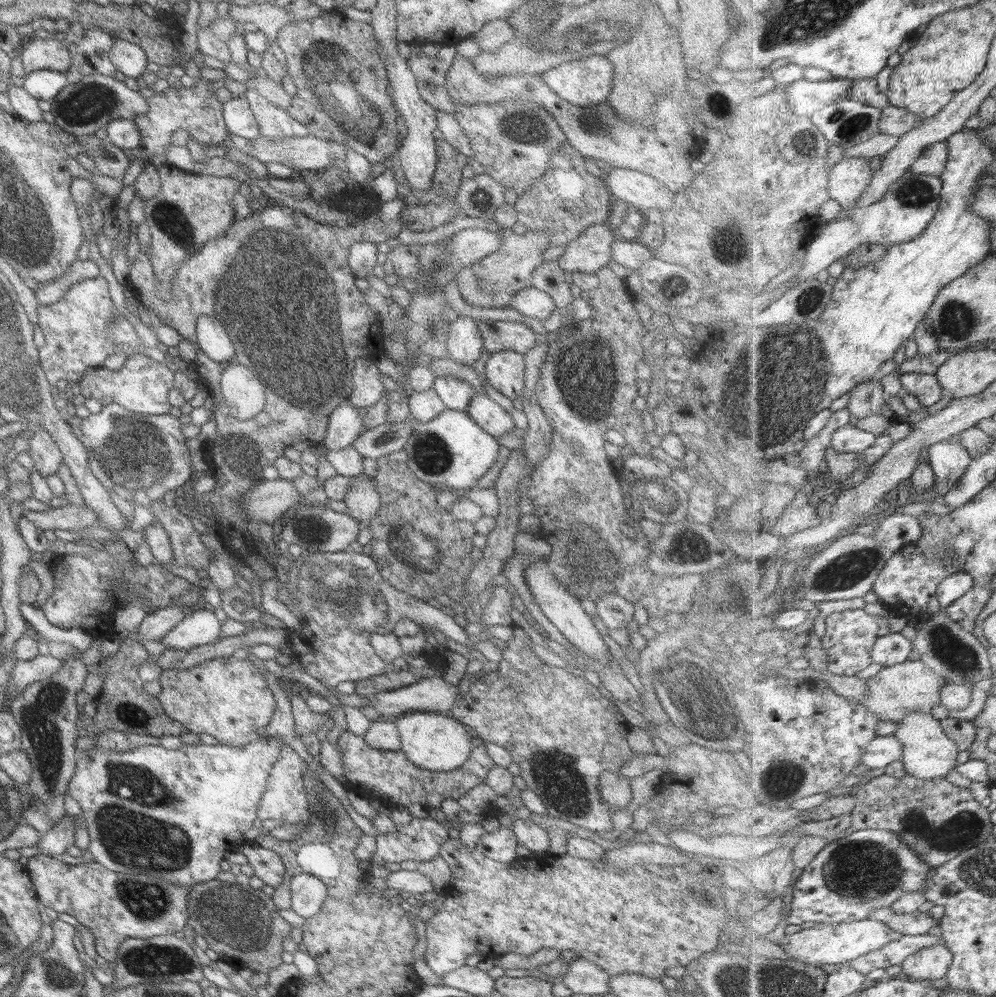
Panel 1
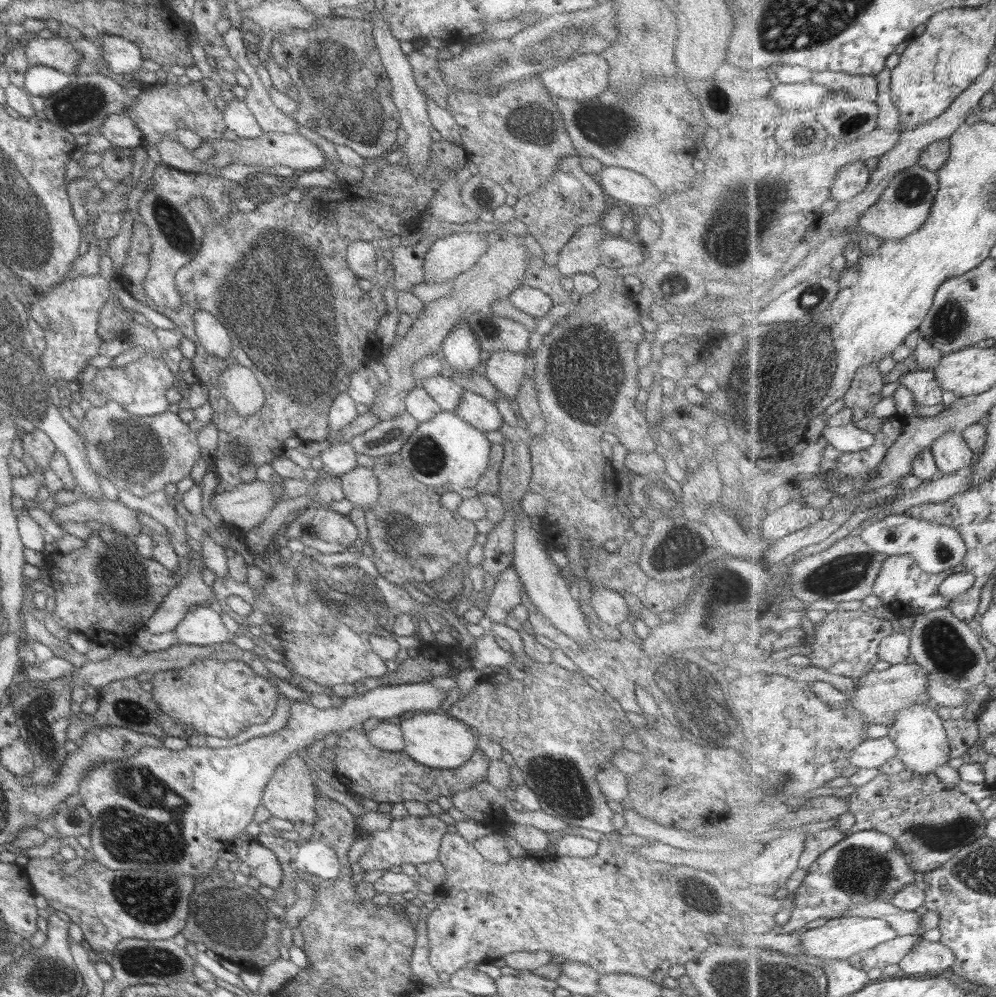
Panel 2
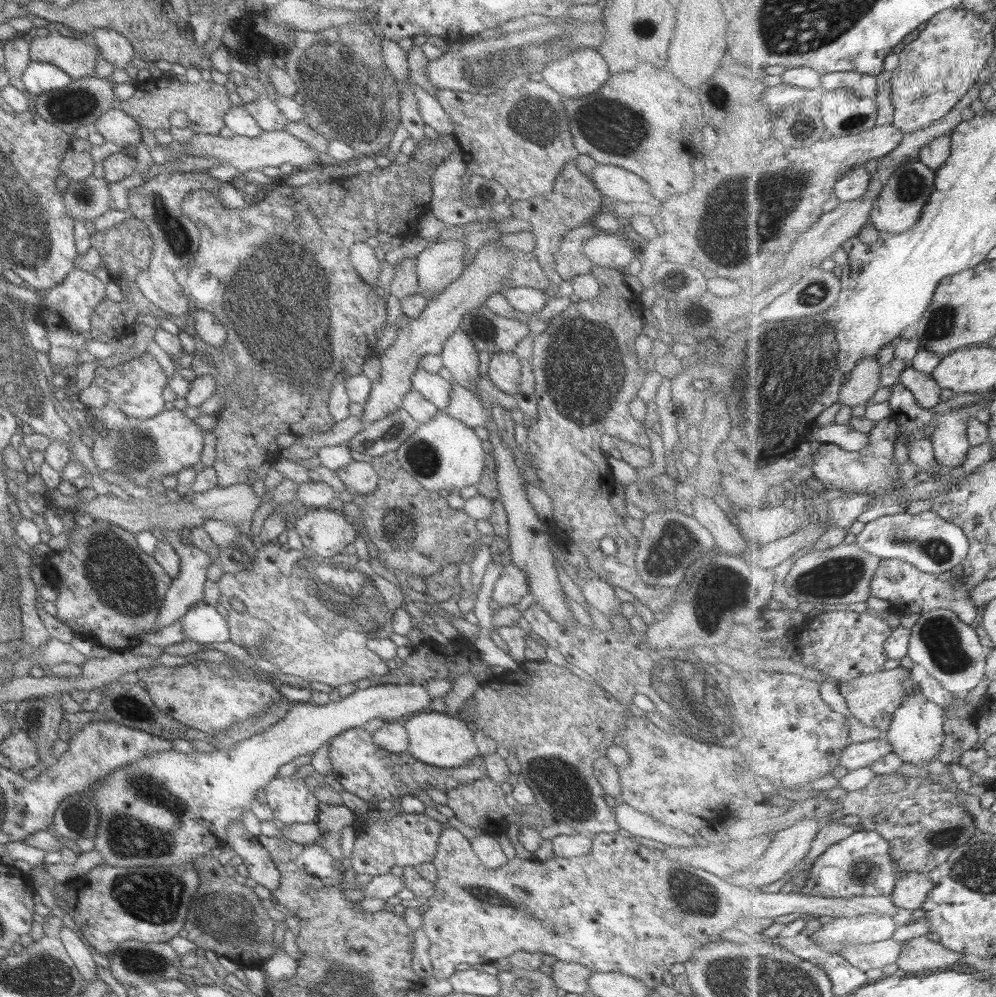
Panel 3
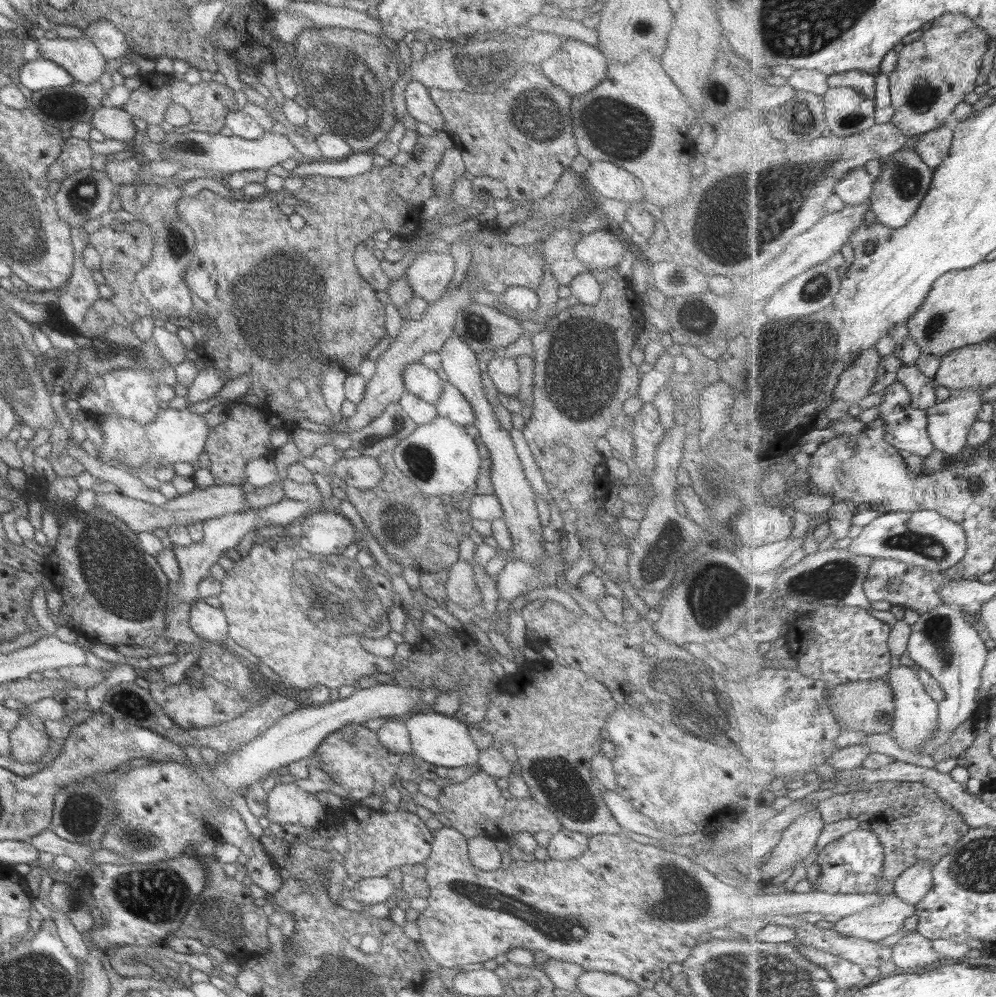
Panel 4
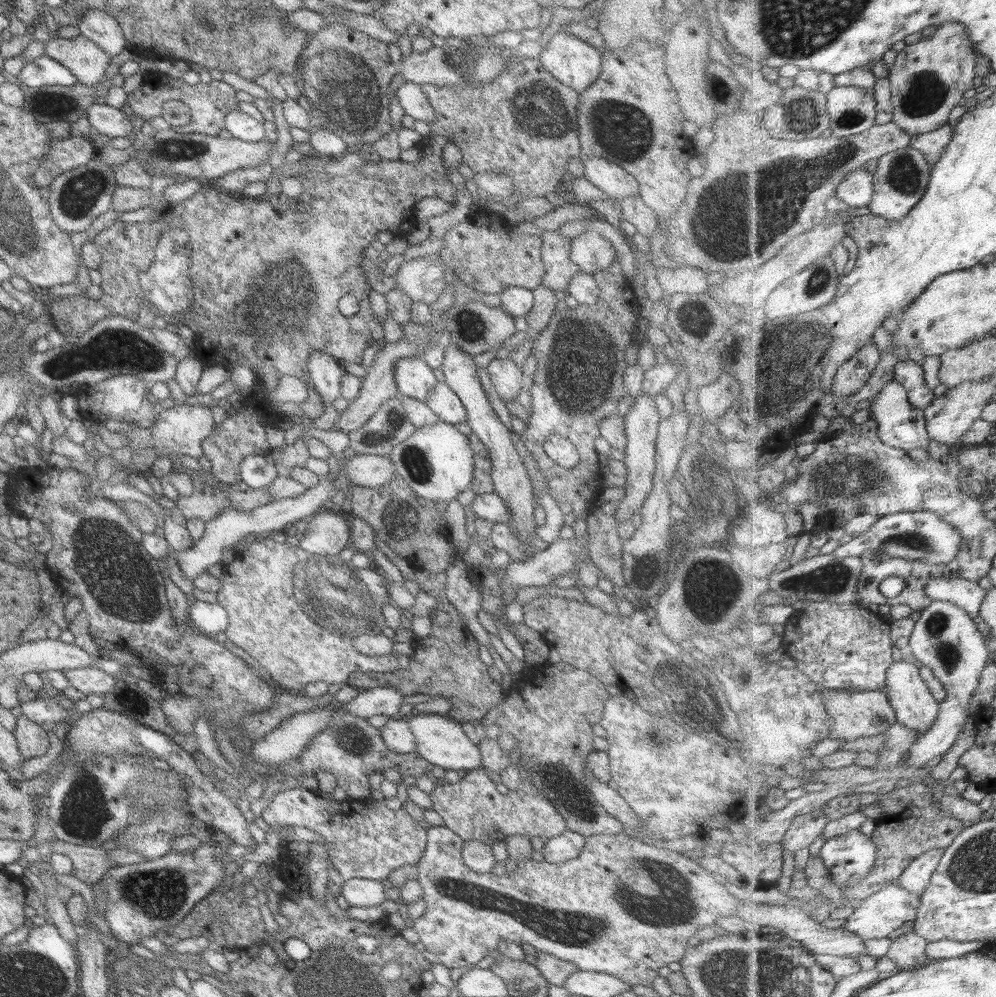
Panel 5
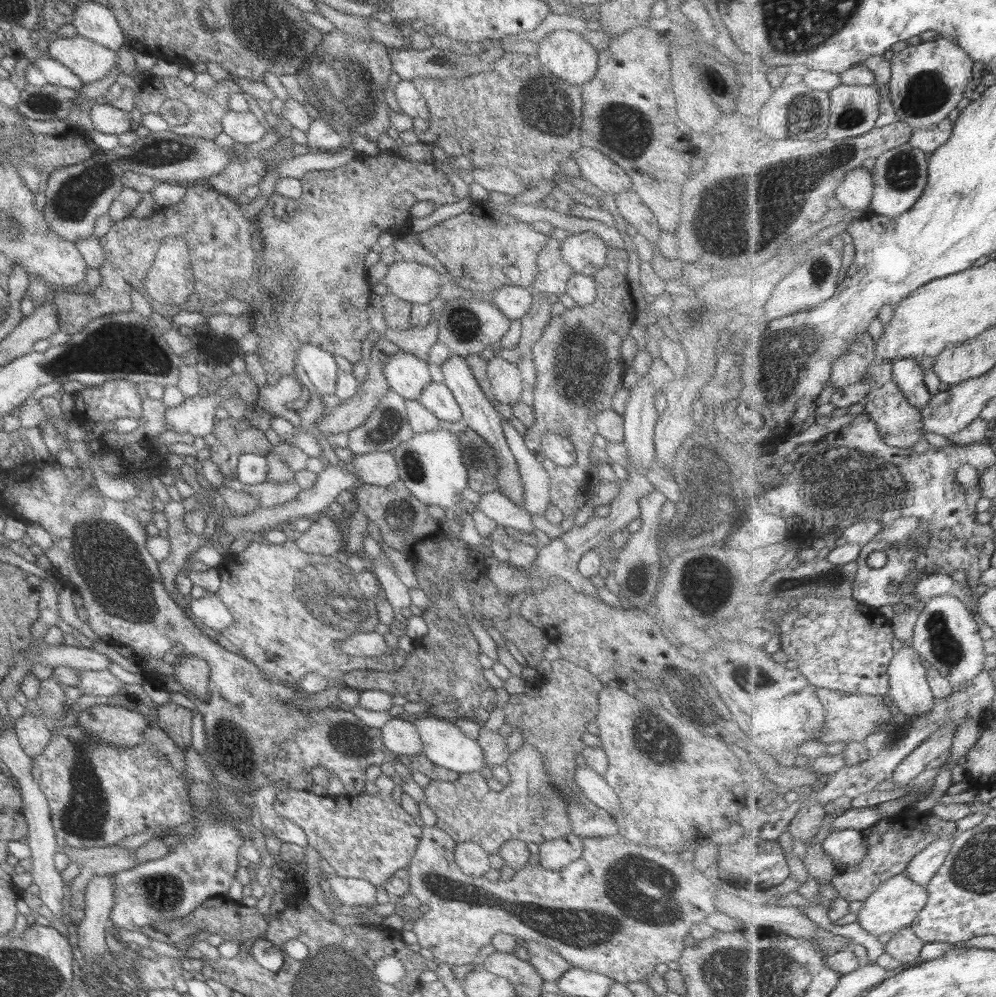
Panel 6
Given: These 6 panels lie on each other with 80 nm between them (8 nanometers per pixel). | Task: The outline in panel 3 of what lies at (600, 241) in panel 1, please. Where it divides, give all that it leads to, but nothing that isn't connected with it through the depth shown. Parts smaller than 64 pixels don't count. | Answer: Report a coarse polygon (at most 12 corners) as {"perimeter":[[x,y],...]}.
{"perimeter":[[589,225],[568,230],[554,252],[560,280],[591,272],[582,246],[595,232]]}

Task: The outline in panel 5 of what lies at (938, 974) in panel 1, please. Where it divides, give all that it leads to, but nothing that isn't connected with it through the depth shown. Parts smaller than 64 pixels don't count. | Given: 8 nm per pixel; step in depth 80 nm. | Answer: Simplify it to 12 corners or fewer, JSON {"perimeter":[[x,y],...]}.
{"perimeter":[[912,930],[893,939],[885,955],[897,970],[936,961],[926,938]]}

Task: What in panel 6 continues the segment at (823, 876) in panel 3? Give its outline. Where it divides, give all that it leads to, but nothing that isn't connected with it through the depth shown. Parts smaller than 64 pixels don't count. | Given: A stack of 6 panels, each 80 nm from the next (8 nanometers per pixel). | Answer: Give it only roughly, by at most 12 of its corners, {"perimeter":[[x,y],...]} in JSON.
{"perimeter":[[844,829],[823,842],[839,871],[855,868],[868,850],[864,834]]}

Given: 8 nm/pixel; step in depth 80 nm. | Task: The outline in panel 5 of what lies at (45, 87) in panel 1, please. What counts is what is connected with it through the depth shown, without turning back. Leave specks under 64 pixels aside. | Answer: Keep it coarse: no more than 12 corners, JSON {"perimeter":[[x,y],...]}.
{"perimeter":[[42,54],[24,63],[22,87],[71,86],[75,77]]}

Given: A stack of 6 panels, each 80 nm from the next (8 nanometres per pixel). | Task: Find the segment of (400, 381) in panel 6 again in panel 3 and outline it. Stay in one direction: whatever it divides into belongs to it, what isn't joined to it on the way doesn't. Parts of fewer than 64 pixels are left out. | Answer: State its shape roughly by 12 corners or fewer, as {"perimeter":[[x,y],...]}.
{"perimeter":[[415,369],[411,390],[439,412],[449,400],[452,382]]}

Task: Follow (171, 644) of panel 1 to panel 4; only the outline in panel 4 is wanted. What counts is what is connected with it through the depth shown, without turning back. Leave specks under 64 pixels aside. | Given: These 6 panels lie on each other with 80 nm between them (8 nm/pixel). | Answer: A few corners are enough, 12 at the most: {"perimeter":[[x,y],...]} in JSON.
{"perimeter":[[203,600],[188,625],[205,642],[225,644],[225,615]]}

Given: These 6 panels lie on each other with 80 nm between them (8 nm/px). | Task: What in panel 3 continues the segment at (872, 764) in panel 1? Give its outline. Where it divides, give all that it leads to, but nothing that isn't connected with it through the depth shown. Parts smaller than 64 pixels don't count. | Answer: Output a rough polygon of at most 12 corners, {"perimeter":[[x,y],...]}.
{"perimeter":[[886,737],[851,743],[842,751],[848,771],[871,767],[893,752]]}

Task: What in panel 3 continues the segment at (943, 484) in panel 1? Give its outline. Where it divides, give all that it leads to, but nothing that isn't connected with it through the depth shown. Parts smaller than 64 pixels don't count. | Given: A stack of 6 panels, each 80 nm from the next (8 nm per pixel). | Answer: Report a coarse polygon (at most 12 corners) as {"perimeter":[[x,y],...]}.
{"perimeter":[[961,406],[937,414],[931,438],[941,466],[961,466],[971,447]]}

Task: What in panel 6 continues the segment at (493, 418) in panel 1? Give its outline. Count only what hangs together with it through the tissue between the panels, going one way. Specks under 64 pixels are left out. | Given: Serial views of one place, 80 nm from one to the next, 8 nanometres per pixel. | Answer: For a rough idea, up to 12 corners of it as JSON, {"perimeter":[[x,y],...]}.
{"perimeter":[[429,382],[416,401],[443,422],[460,421],[453,395]]}

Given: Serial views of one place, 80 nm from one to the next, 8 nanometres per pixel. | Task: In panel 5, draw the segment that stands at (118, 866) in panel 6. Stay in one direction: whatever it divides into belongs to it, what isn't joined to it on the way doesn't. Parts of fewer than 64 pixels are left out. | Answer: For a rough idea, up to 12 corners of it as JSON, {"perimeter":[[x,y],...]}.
{"perimeter":[[57,838],[49,851],[66,856],[72,875],[94,884],[116,867],[99,847],[67,844]]}

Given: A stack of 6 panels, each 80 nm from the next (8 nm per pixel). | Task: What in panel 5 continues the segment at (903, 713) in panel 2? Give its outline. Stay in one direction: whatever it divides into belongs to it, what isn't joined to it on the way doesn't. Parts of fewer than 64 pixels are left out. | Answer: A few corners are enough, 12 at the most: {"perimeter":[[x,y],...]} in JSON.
{"perimeter":[[895,661],[885,689],[897,721],[927,733],[940,701],[919,664]]}

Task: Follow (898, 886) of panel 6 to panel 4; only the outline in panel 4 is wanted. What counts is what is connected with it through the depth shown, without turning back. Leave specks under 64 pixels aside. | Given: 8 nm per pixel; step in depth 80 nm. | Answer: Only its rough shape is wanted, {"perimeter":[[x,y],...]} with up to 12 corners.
{"perimeter":[[896,892],[840,919],[832,930],[877,943],[918,908]]}

